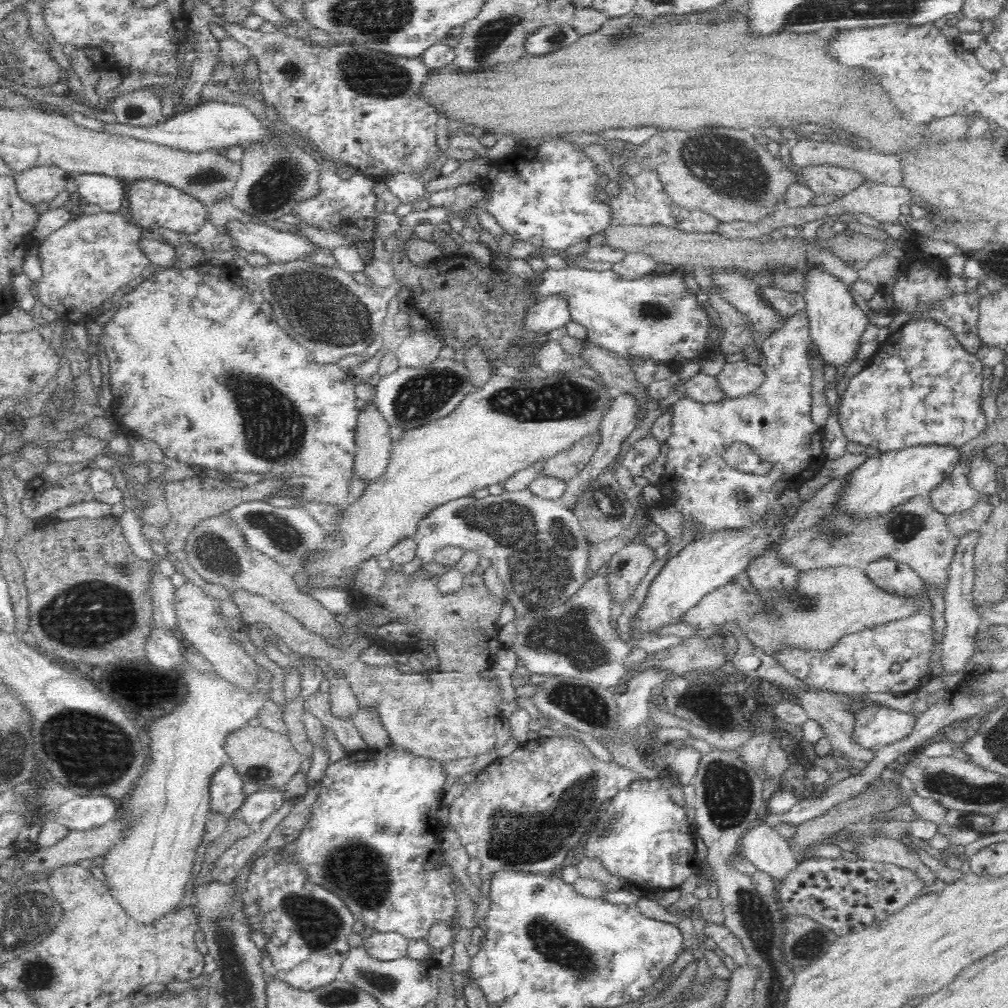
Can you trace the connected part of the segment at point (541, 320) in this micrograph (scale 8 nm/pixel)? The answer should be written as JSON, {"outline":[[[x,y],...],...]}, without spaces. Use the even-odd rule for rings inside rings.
{"outline":[[[552,293],[540,299],[524,318],[528,331],[553,331],[564,327],[571,320],[568,297],[566,293]]]}

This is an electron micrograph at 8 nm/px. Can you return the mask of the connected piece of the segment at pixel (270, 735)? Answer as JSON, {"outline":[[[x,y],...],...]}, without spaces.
{"outline":[[[244,725],[240,730],[230,734],[226,740],[225,750],[232,764],[244,782],[256,784],[261,788],[278,788],[286,786],[302,768],[304,755],[298,752],[287,735],[274,732],[264,726]]]}

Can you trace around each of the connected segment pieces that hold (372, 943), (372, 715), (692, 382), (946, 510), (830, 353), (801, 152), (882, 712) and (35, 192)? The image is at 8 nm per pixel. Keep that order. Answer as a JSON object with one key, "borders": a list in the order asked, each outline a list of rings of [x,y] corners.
{"borders":[[[[375,931],[363,940],[364,949],[376,960],[389,961],[407,956],[409,941],[399,933]]],[[[360,706],[354,713],[352,722],[368,748],[382,750],[392,745],[392,737],[390,737],[390,733],[382,723],[381,714],[377,706]]],[[[701,370],[692,378],[679,381],[677,395],[692,397],[694,400],[710,403],[724,399],[724,389],[715,376],[706,375]]],[[[966,474],[950,476],[946,479],[929,494],[936,510],[946,516],[965,515],[980,502],[982,495],[972,489]]],[[[814,264],[804,273],[804,276],[806,290],[802,292],[802,295],[807,302],[810,342],[813,342],[817,348],[823,364],[834,368],[834,370],[848,368],[858,358],[861,348],[860,340],[862,340],[862,334],[868,326],[869,318],[854,301],[850,293],[850,285],[829,273],[822,264]]],[[[804,138],[792,143],[790,149],[792,161],[799,167],[808,166],[840,166],[842,168],[852,168],[862,174],[866,180],[887,184],[901,184],[901,168],[897,153],[894,156],[888,156],[887,153],[875,152],[873,149],[854,148],[843,143],[832,143],[830,141],[814,141],[810,138]]],[[[875,703],[857,715],[853,737],[860,748],[868,750],[872,746],[894,744],[908,738],[914,727],[912,715]]],[[[49,164],[16,172],[14,178],[22,198],[36,205],[50,202],[56,195],[66,190],[70,173],[58,165]]]]}

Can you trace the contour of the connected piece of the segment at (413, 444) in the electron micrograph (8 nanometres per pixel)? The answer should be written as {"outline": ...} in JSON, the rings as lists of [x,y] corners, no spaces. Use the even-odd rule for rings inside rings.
{"outline":[[[580,370],[562,373],[550,373],[544,380],[516,380],[512,377],[505,377],[500,375],[492,375],[491,378],[477,390],[473,390],[466,395],[460,404],[445,418],[433,422],[426,422],[424,426],[414,428],[412,430],[404,431],[400,440],[392,442],[392,450],[390,452],[390,462],[386,466],[386,470],[378,478],[375,478],[367,484],[366,490],[362,492],[362,496],[358,500],[351,500],[349,505],[346,505],[339,514],[338,522],[331,523],[327,526],[330,531],[331,540],[338,540],[338,546],[334,546],[334,550],[316,549],[306,553],[303,559],[303,565],[300,567],[304,572],[305,582],[298,584],[299,587],[305,587],[304,594],[312,594],[312,590],[320,590],[320,588],[336,588],[336,590],[350,590],[353,586],[350,584],[354,578],[359,574],[360,566],[371,559],[381,560],[386,558],[389,550],[392,550],[400,540],[404,538],[413,538],[418,530],[418,522],[422,522],[432,510],[436,510],[438,506],[443,506],[448,502],[457,500],[458,498],[473,497],[474,493],[481,489],[486,489],[489,486],[503,483],[507,478],[513,474],[518,474],[520,470],[534,464],[538,460],[548,460],[550,457],[568,450],[570,446],[574,446],[578,440],[582,440],[582,436],[588,434],[596,434],[601,430],[600,423],[603,419],[603,414],[608,410],[615,394],[608,385],[602,385],[592,378],[584,376]]]}

